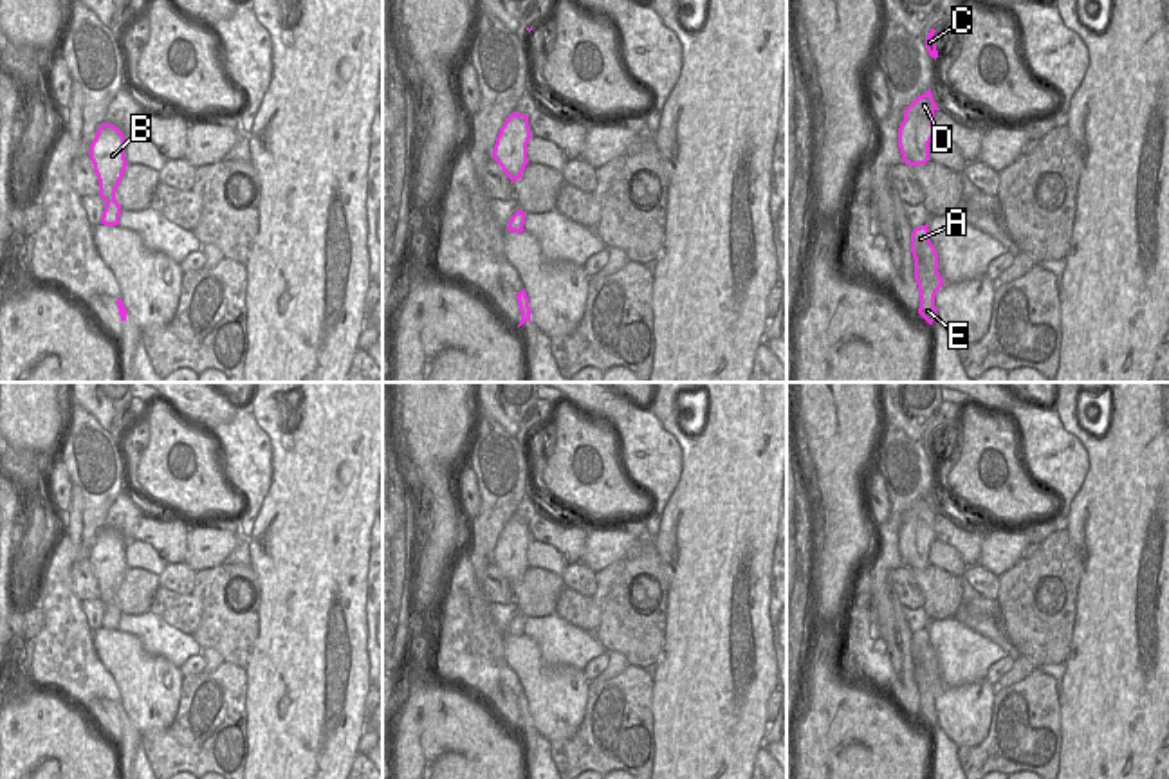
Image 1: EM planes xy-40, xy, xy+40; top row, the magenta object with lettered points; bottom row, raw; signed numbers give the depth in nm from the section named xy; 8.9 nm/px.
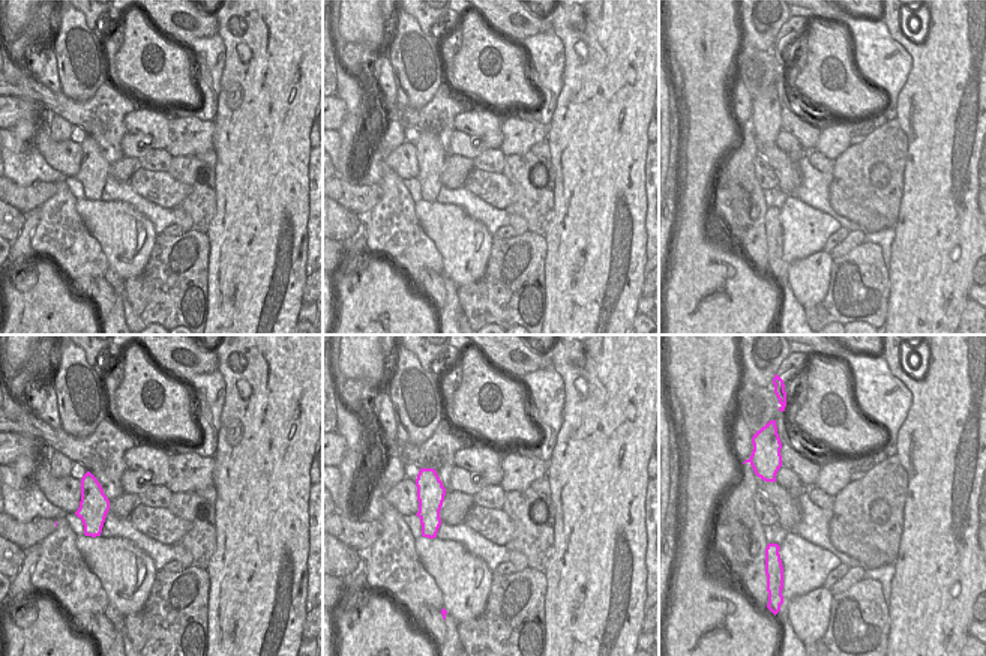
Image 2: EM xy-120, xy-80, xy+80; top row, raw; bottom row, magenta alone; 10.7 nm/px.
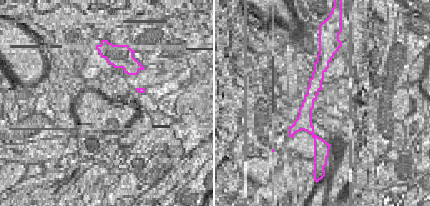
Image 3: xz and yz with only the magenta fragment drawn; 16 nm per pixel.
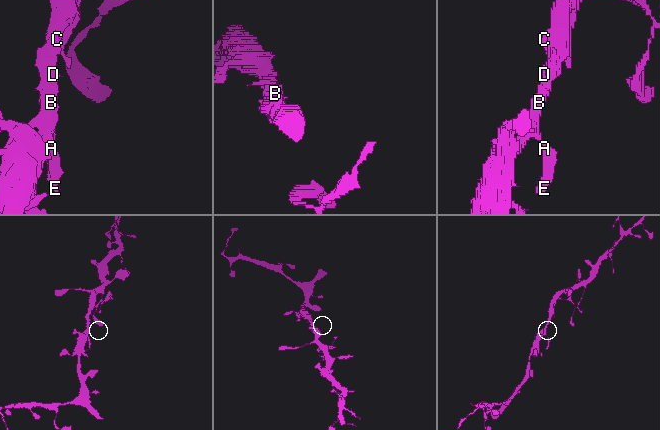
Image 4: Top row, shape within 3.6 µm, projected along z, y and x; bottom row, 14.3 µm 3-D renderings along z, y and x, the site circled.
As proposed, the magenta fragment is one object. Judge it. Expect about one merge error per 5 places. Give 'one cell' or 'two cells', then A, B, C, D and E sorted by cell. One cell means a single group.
one cell; groups A B C D E

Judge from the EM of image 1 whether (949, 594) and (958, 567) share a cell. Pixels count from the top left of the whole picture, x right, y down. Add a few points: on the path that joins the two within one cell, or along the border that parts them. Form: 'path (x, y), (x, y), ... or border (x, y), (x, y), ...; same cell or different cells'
border (929, 563), (960, 577); different cells

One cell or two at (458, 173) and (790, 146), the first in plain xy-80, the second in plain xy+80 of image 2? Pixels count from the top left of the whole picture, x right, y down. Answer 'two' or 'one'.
two

